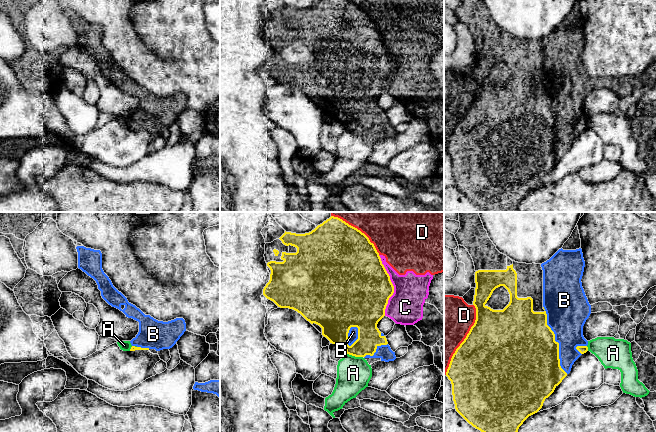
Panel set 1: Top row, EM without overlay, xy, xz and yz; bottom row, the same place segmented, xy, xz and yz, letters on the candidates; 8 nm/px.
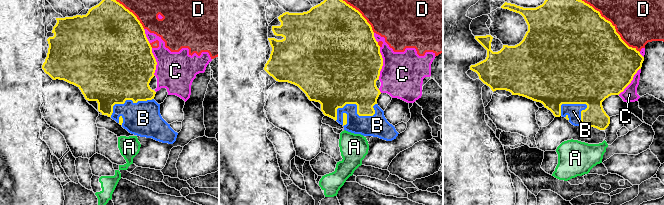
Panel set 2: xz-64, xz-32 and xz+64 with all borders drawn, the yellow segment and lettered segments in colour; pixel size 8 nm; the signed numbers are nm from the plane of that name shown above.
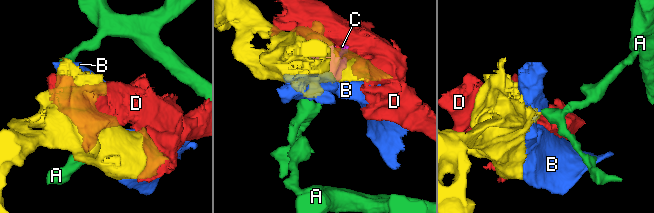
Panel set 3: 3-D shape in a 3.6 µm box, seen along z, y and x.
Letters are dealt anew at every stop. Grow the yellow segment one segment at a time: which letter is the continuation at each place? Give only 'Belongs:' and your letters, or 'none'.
Belongs: B

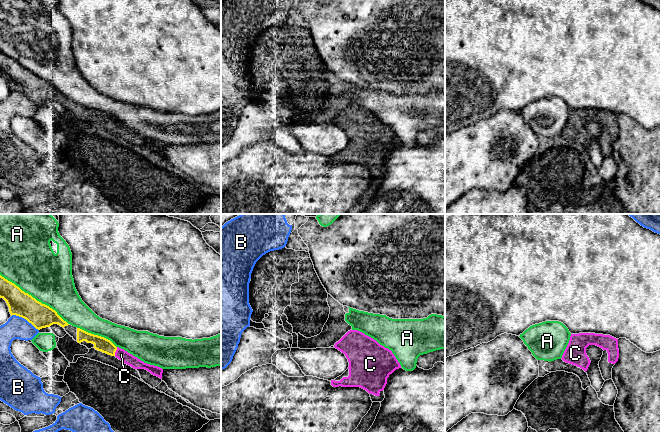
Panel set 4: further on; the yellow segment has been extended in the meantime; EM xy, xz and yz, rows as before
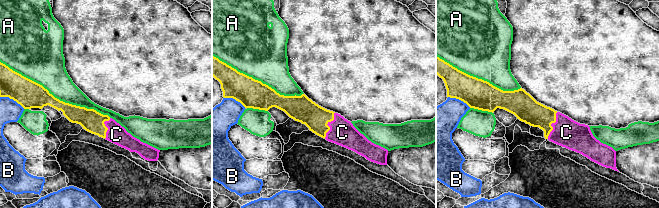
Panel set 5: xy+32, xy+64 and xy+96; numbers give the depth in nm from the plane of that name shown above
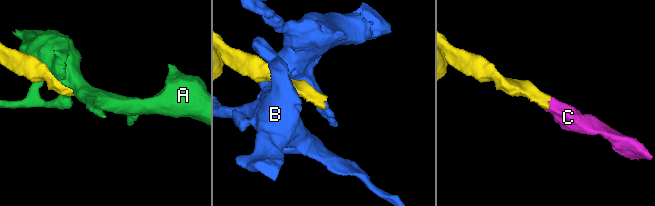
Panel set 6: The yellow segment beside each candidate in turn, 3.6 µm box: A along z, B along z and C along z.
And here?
Belongs: C

